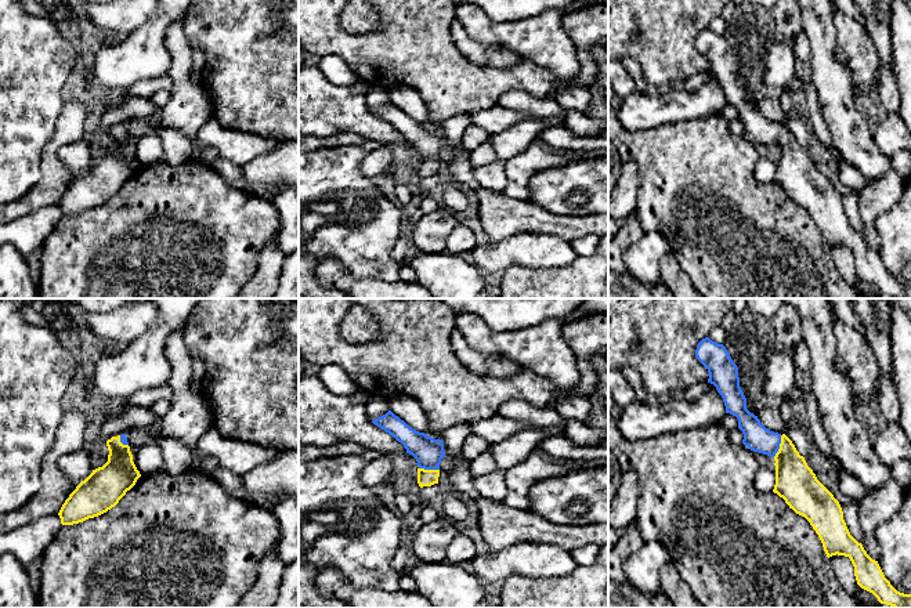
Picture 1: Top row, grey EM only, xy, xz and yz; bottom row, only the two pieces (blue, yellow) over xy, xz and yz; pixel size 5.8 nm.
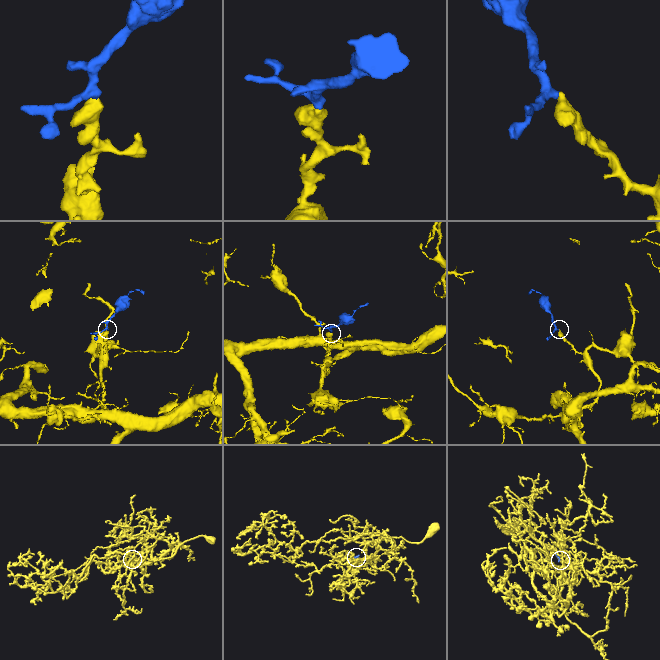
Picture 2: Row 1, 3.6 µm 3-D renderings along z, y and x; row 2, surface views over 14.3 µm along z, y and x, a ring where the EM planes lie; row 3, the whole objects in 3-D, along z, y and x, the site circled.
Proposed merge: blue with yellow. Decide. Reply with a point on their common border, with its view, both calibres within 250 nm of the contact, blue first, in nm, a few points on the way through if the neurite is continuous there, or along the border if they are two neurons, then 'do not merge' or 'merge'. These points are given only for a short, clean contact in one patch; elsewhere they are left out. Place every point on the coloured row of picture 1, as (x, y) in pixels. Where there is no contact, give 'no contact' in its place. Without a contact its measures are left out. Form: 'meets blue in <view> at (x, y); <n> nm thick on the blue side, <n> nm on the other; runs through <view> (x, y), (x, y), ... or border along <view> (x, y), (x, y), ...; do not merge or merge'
meets blue in yz at (778, 447); 160 nm thick on the blue side, 240 nm on the other; runs through yz (756, 437), (778, 447), (788, 460), (795, 482); merge

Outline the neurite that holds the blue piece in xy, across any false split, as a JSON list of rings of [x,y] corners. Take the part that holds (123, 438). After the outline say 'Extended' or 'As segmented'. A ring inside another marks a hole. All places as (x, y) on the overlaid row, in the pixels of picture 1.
[[[126,434],[106,441],[108,462],[82,481],[62,504],[58,515],[62,525],[73,525],[98,517],[130,491],[141,477]]]. Extended

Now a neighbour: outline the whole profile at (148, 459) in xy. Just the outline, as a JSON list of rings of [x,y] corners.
[[[148,442],[133,455],[133,462],[141,475],[160,473],[163,468],[163,453],[159,444]]]

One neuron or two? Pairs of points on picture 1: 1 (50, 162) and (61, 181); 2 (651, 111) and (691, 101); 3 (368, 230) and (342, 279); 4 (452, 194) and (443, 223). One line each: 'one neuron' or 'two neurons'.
1: one neuron
2: one neuron
3: two neurons
4: two neurons

